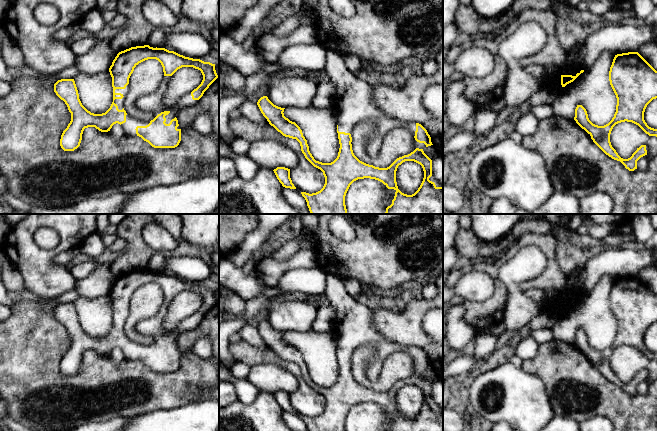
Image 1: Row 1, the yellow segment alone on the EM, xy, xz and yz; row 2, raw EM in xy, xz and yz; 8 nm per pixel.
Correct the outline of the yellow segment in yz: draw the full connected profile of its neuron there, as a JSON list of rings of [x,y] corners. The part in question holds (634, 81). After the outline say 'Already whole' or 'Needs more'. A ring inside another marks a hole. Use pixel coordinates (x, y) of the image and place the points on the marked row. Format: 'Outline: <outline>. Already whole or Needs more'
Outline: [[[638,52],[617,54],[610,67],[609,81],[617,98],[616,112],[612,120],[604,126],[595,125],[589,120],[587,111],[582,105],[577,105],[574,120],[606,155],[620,161],[629,171],[634,171],[637,169],[637,161],[647,155],[646,145],[637,148],[630,158],[623,159],[612,147],[610,134],[616,124],[627,121],[638,125],[649,136],[657,137],[657,129],[649,127],[644,120],[647,105],[657,98],[657,71]]]. Already whole

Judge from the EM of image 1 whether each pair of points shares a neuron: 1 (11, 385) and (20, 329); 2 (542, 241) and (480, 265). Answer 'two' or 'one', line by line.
1: one
2: one

